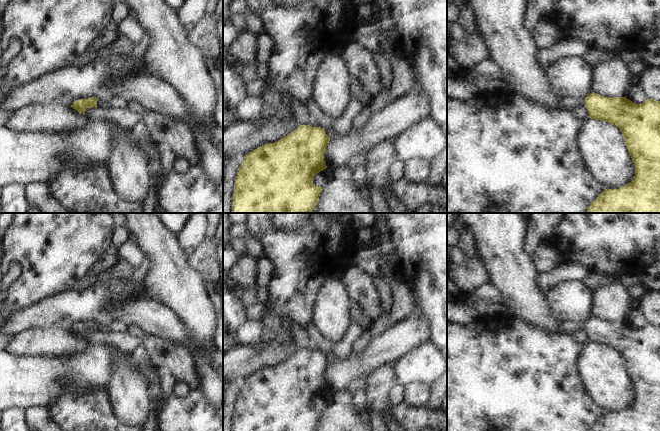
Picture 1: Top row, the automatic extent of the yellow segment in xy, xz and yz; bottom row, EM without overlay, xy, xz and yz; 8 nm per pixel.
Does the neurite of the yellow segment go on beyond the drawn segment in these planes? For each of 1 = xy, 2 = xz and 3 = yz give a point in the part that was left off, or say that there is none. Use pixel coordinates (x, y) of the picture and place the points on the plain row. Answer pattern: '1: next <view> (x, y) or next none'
1: next none
2: next none
3: next none

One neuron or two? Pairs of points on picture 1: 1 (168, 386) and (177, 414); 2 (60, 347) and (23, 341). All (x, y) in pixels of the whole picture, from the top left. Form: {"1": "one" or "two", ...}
{"1": "two", "2": "one"}

